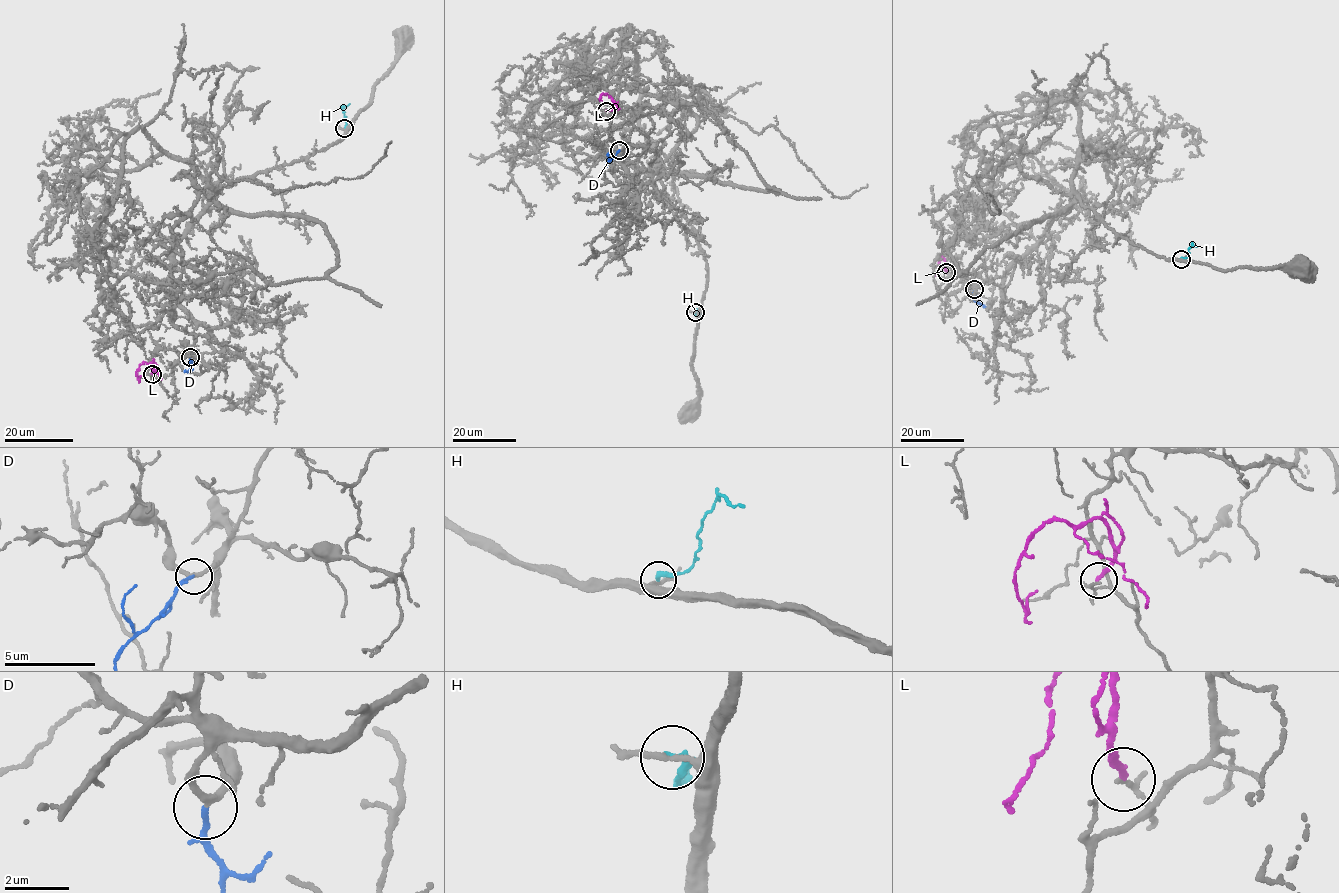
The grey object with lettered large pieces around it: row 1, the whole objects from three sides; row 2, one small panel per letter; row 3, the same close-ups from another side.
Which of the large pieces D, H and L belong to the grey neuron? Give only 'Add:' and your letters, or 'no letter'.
Add: D

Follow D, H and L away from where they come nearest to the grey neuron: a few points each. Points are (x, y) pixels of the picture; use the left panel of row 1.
D: (190, 357), (190, 368), (185, 371)
H: (344, 128), (342, 107), (348, 103)
L: (153, 374), (155, 365), (146, 362), (140, 365), (137, 373), (137, 377), (141, 376)

